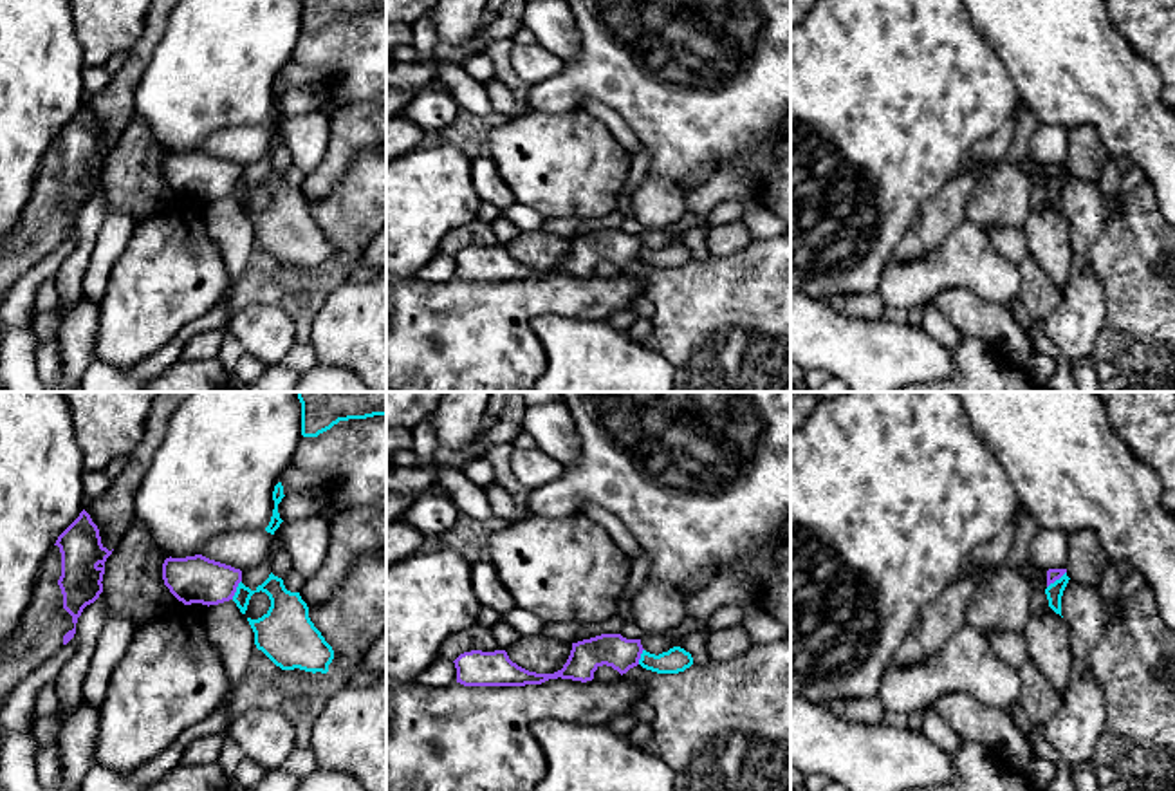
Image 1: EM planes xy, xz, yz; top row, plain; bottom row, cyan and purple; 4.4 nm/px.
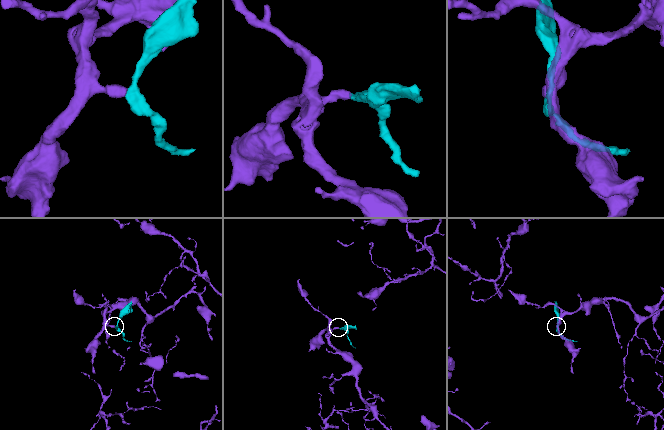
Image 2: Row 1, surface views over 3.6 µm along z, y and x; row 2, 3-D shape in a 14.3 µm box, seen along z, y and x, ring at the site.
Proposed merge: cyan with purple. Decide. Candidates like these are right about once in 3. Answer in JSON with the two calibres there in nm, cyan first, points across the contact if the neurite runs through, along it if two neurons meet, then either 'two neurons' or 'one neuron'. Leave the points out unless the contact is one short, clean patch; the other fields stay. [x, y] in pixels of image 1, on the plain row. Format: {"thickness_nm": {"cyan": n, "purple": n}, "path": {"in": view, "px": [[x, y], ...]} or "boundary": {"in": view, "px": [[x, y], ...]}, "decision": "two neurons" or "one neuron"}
{"thickness_nm": {"cyan": 80, "purple": 60}, "boundary": {"in": "yz", "px": [[1065, 167], [1047, 183]]}, "decision": "two neurons"}

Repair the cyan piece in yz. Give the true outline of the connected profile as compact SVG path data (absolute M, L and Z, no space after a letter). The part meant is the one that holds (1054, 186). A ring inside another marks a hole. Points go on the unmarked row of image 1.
M1067 168L1056 175L1054 179L1050 179L1047 184L1045 184L1045 190L1047 190L1047 195L1049 195L1049 202L1061 211L1061 191L1063 191L1063 186L1069 179L1069 172Z

